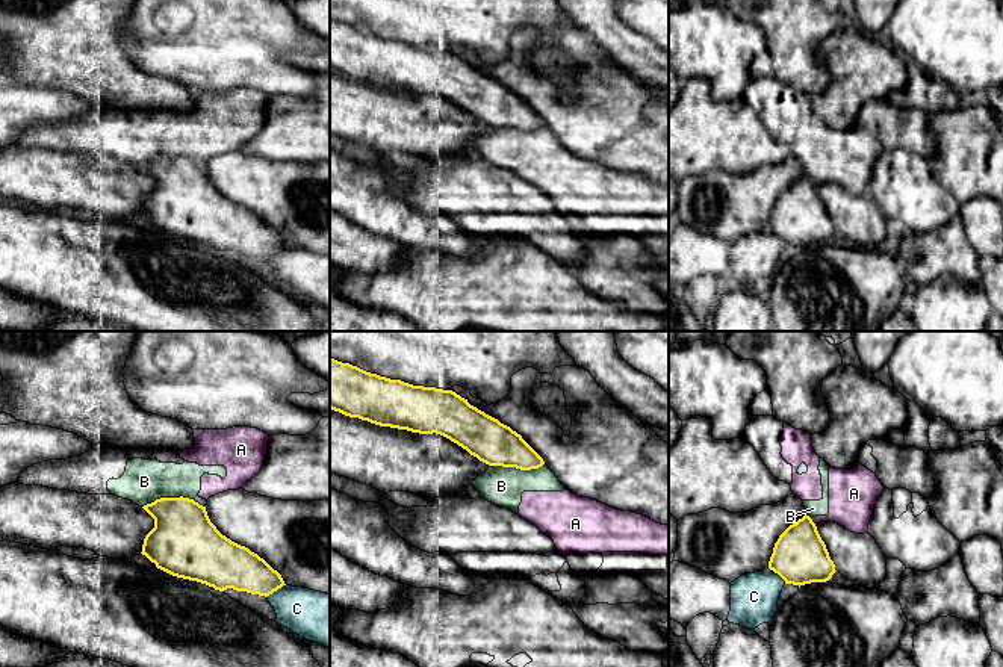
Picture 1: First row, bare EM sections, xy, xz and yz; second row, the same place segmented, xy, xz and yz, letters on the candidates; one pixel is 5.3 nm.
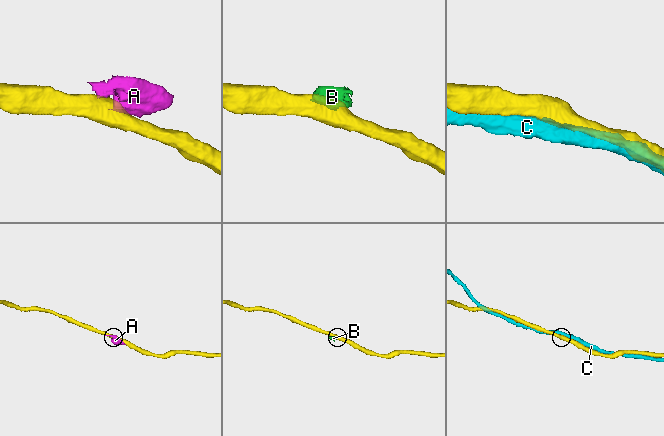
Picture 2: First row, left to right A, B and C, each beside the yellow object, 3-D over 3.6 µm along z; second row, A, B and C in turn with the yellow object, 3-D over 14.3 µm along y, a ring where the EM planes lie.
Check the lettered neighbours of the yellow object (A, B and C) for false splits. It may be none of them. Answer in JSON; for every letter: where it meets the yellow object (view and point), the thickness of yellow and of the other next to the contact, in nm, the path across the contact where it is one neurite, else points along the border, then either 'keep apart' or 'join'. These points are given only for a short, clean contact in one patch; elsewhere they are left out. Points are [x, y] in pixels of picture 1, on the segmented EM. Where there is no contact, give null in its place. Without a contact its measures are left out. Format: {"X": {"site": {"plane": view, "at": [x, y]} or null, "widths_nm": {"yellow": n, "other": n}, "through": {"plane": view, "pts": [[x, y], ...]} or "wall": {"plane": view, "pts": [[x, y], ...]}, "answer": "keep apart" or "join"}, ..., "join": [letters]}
{"A": {"site": {"plane": "yz", "at": [813, 522]}, "widths_nm": {"yellow": 300, "other": 260}, "answer": "keep apart"}, "B": {"site": {"plane": "xy", "at": [173, 498]}, "widths_nm": {"yellow": 360, "other": 240}, "wall": {"plane": "xy", "pts": [[204, 505], [182, 496], [161, 496], [142, 507]]}, "answer": "keep apart"}, "C": {"site": {"plane": "xy", "at": [274, 590]}, "widths_nm": {"yellow": 240, "other": 260}, "answer": "keep apart"}, "join": []}

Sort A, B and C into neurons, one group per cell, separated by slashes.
A B / C

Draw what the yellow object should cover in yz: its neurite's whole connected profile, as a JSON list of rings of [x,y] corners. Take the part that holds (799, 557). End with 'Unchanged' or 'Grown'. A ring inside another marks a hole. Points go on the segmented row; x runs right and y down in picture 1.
[[[806,514],[779,535],[769,569],[778,573],[785,584],[799,587],[826,582],[837,572],[815,523]]]. Unchanged

